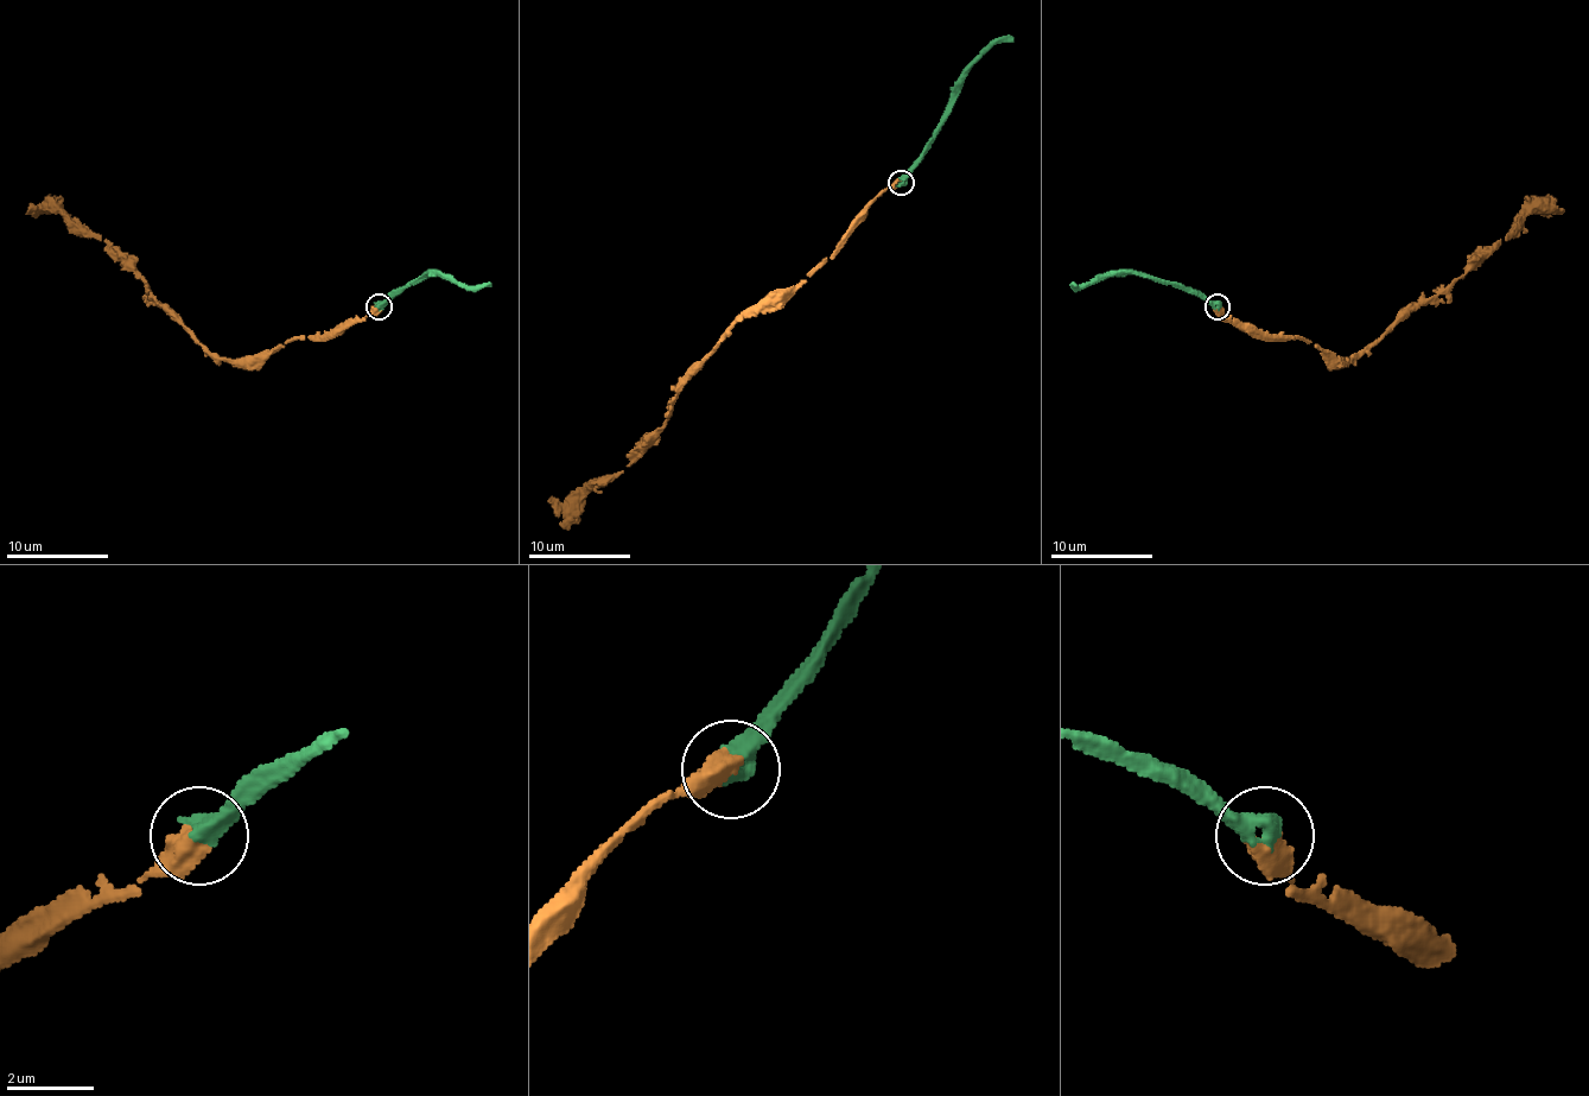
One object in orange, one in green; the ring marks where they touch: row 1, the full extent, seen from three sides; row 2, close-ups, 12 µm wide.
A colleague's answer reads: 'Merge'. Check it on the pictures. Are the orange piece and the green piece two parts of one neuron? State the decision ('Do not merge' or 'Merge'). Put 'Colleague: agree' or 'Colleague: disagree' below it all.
Merge
Colleague: agree

